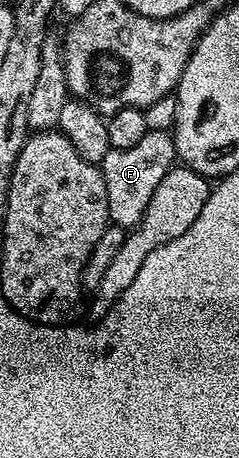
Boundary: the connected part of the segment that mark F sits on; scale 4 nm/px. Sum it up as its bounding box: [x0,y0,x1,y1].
[99,129,177,228]

